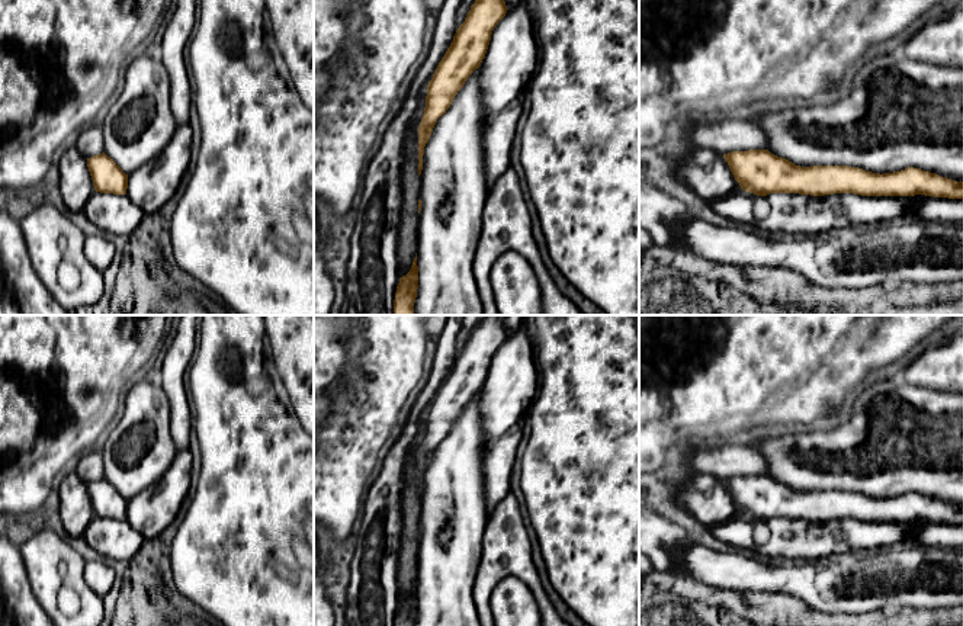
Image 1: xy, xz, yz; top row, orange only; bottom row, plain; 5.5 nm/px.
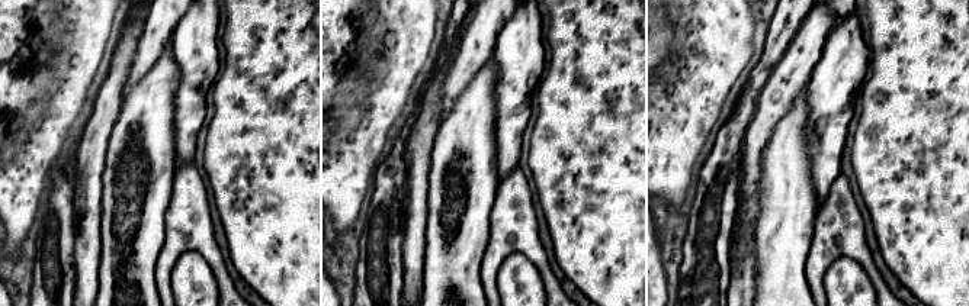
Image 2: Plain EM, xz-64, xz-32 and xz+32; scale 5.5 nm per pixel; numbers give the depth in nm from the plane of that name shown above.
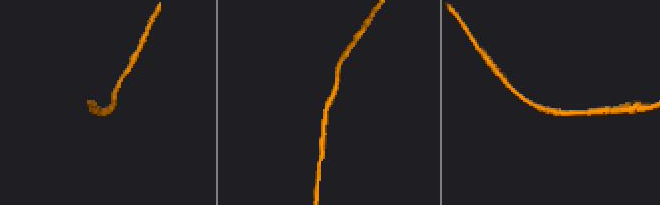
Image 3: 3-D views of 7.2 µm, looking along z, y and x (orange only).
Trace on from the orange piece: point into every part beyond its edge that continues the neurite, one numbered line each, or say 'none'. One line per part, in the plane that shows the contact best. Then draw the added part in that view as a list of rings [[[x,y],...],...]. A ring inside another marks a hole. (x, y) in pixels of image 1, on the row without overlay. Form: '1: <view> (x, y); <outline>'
none

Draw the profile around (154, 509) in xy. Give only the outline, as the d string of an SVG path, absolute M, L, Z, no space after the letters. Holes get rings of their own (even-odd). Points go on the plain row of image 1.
M189 450L177 452L168 471L128 501L126 521L145 539L158 537L180 511L190 488L192 462Z

